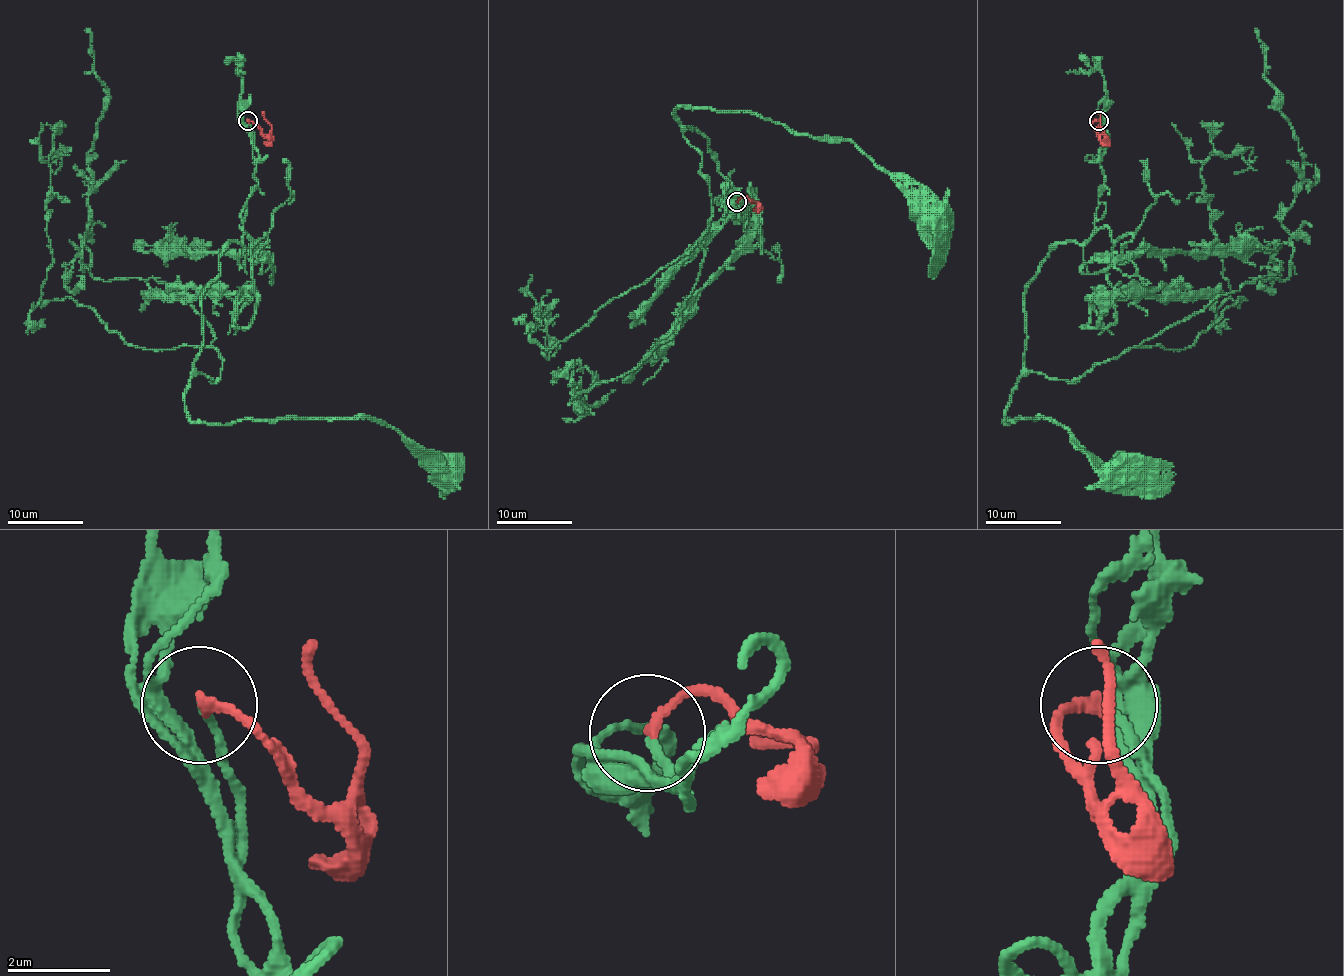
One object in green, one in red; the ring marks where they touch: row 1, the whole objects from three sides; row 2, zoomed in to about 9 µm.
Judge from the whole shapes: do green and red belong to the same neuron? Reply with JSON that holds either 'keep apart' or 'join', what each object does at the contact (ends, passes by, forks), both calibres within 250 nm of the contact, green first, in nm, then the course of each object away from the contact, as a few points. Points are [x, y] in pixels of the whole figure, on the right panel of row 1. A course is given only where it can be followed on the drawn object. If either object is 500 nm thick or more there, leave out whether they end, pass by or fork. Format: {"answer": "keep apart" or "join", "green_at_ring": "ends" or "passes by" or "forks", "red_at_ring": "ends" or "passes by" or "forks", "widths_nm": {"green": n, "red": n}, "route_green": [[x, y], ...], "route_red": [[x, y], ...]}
{"answer": "join", "green_at_ring": "ends", "red_at_ring": "ends", "widths_nm": {"green": 150, "red": 180}, "route_green": [[1100, 121], [1094, 232], [1059, 244], [1025, 293], [1023, 374], [1004, 419], [1049, 417], [1104, 472], [1115, 470]], "route_red": [[1098, 121], [1093, 123], [1093, 128], [1100, 134], [1098, 111]]}

